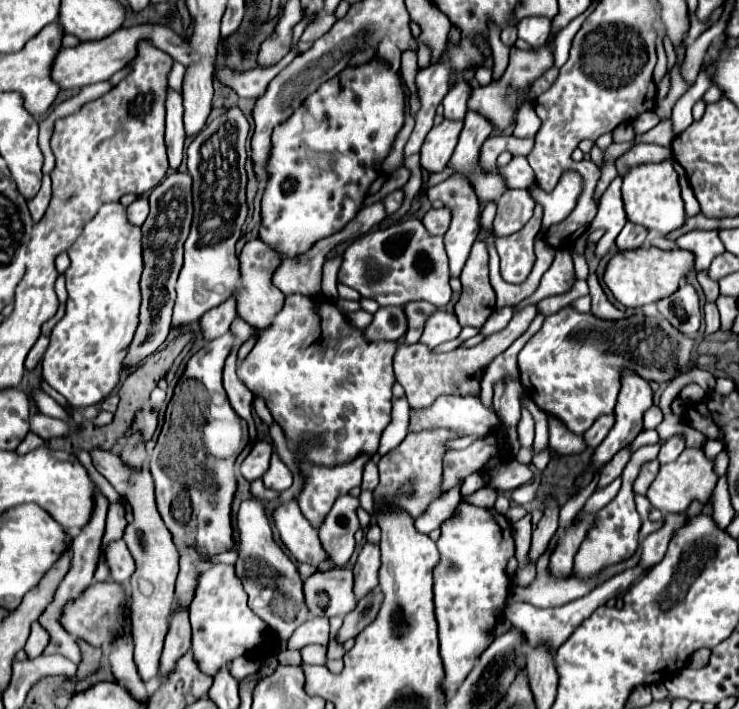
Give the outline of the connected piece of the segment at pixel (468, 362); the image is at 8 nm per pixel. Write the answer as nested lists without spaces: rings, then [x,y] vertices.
[[[528,304],[524,308],[520,308],[518,312],[514,312],[512,320],[508,322],[508,326],[500,332],[494,332],[490,336],[486,336],[480,344],[476,344],[474,348],[458,348],[446,354],[434,354],[428,346],[424,344],[408,344],[404,342],[404,338],[398,338],[398,350],[394,354],[394,374],[396,374],[396,382],[400,382],[406,390],[406,398],[410,402],[410,408],[424,408],[430,406],[440,394],[476,394],[476,390],[480,390],[480,380],[484,370],[488,368],[488,364],[502,354],[518,336],[522,336],[530,322],[536,316],[536,304]]]

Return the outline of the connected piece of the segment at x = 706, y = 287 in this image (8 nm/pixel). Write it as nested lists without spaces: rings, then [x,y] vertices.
[[[698,272],[698,282],[706,294],[706,300],[710,302],[716,302],[718,298],[718,284],[714,280],[708,280],[708,274],[706,272]]]

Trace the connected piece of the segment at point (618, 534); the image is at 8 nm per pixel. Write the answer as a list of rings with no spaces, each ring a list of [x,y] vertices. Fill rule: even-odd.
[[[642,446],[638,448],[630,462],[626,464],[624,472],[622,472],[622,488],[620,492],[616,494],[616,498],[604,506],[598,514],[596,514],[596,522],[592,526],[592,530],[588,530],[584,542],[580,544],[580,550],[576,552],[576,558],[574,558],[574,568],[572,568],[572,578],[578,578],[578,580],[588,580],[592,576],[596,576],[598,572],[606,570],[608,566],[614,566],[618,562],[624,562],[628,560],[636,548],[638,548],[638,532],[640,532],[640,526],[642,526],[642,520],[640,520],[640,514],[636,512],[636,504],[634,504],[634,490],[632,490],[632,482],[640,470],[640,466],[646,462],[646,460],[654,460],[656,454],[658,454],[658,448],[660,446]]]

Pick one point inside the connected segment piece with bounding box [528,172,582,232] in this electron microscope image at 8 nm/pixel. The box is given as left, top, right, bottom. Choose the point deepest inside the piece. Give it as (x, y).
(557, 204)

